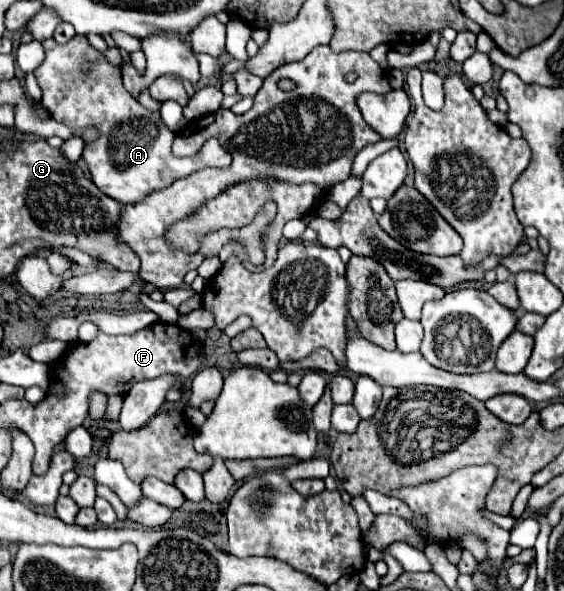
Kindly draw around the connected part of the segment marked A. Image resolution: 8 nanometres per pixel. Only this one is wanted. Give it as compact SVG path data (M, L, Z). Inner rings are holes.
M75 35L67 43L57 43L53 37L43 41L45 49L45 61L33 71L37 77L37 83L42 89L41 103L49 107L49 113L55 121L69 125L71 129L81 129L87 125L95 125L101 131L101 137L93 143L85 143L83 149L83 159L87 161L87 167L91 171L93 183L109 197L117 199L119 203L139 203L145 199L145 195L151 195L153 191L169 187L175 179L185 177L193 165L193 171L197 169L195 159L177 159L171 153L171 143L173 143L173 133L165 127L161 121L159 113L151 113L145 107L141 107L121 83L121 71L117 67L111 67L103 55L99 55L97 49L93 49L83 35ZM143 117L149 117L151 121L145 123Z

